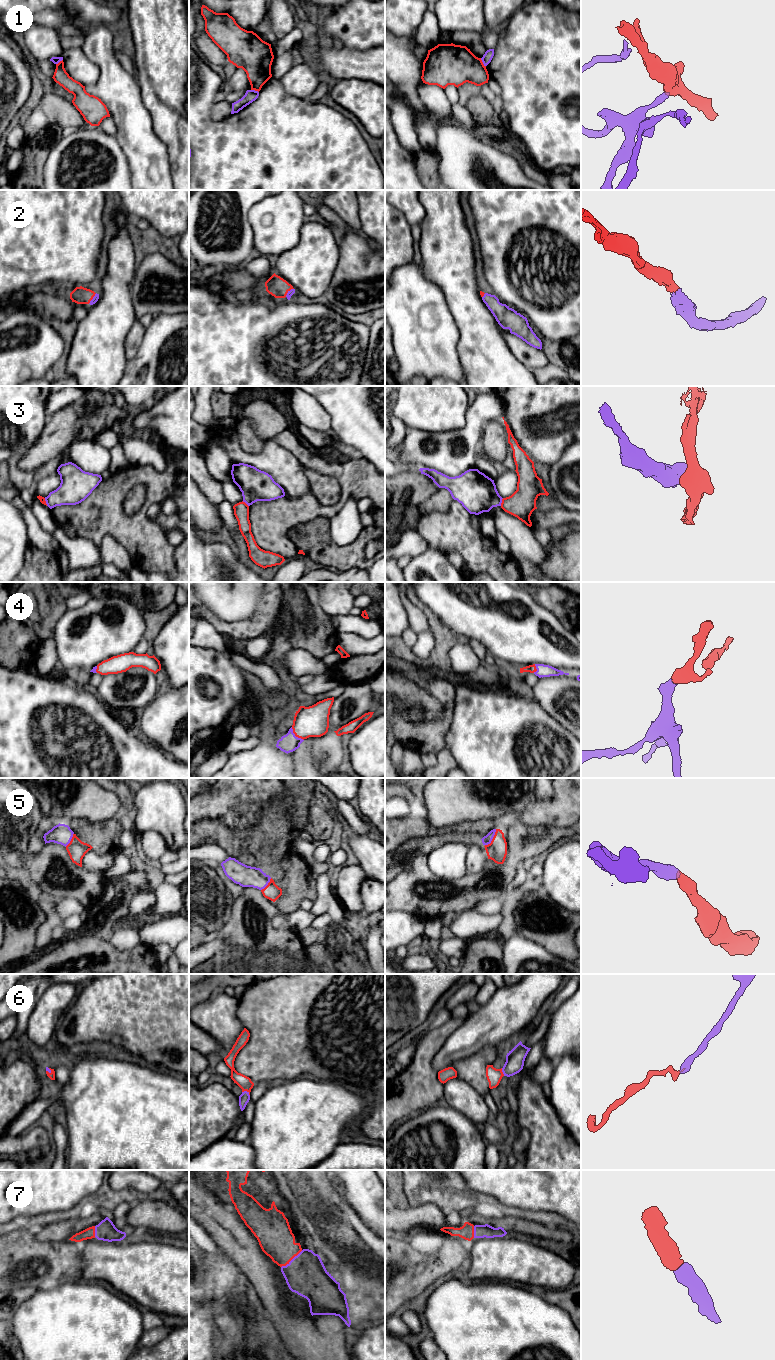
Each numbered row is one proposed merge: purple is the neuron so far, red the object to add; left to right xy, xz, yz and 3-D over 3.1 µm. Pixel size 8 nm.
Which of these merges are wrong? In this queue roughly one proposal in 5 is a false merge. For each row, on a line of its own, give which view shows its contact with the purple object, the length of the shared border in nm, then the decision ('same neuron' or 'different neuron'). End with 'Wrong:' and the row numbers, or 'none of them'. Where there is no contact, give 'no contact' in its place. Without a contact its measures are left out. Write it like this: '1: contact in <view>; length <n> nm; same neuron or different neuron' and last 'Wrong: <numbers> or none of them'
1: contact in yz; length 80 nm; different neuron
2: contact in xy; length 110 nm; same neuron
3: contact in yz; length 70 nm; different neuron
4: contact in xz; length 150 nm; same neuron
5: contact in yz; length 160 nm; same neuron
6: contact in xz; length 70 nm; same neuron
7: contact in xz; length 220 nm; same neuron
Wrong: 1, 3

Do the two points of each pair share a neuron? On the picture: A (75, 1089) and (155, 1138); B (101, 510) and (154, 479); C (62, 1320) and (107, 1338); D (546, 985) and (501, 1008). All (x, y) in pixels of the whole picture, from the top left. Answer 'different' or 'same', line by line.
A: same
B: same
C: same
D: same

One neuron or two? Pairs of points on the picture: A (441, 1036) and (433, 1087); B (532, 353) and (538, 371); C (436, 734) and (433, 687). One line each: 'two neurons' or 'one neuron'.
A: one neuron
B: two neurons
C: one neuron

